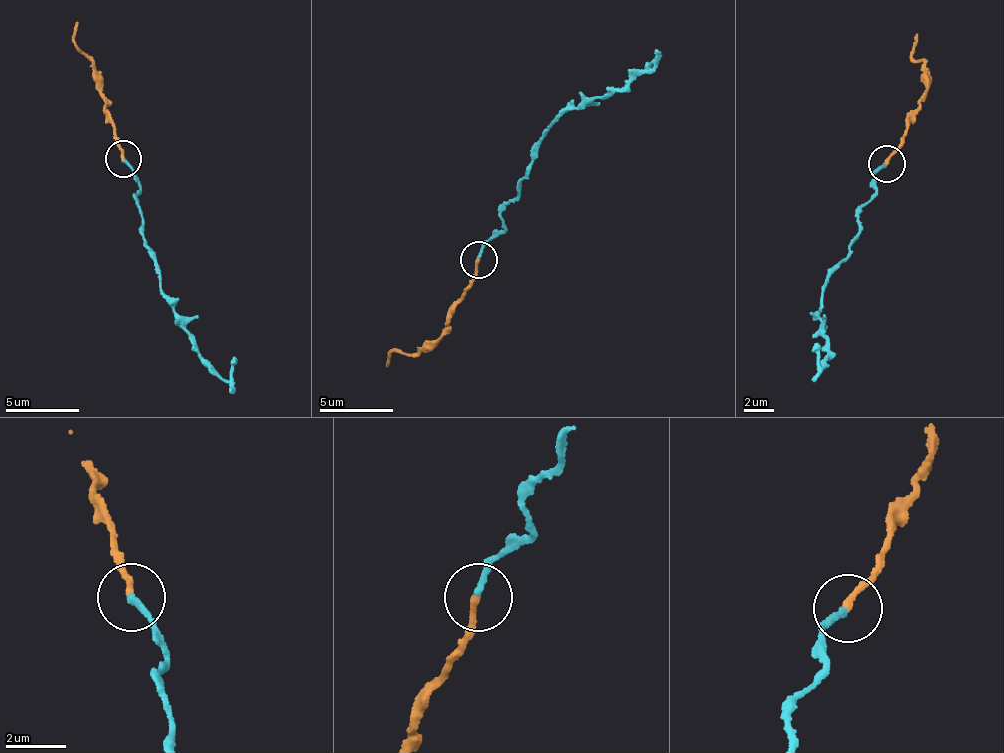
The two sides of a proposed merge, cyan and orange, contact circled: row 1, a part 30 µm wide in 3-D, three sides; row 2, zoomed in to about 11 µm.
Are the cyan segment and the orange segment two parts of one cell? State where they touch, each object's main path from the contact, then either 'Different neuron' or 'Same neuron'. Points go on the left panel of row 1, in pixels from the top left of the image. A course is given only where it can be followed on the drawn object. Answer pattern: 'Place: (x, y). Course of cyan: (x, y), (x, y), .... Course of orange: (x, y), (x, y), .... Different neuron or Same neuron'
Place: (123, 159). Course of cyan: (124, 158), (132, 169), (141, 192), (134, 195), (161, 293), (170, 301), (206, 368), (228, 381), (236, 357). Course of orange: (124, 158), (105, 100), (100, 71), (74, 42), (77, 21). Same neuron

